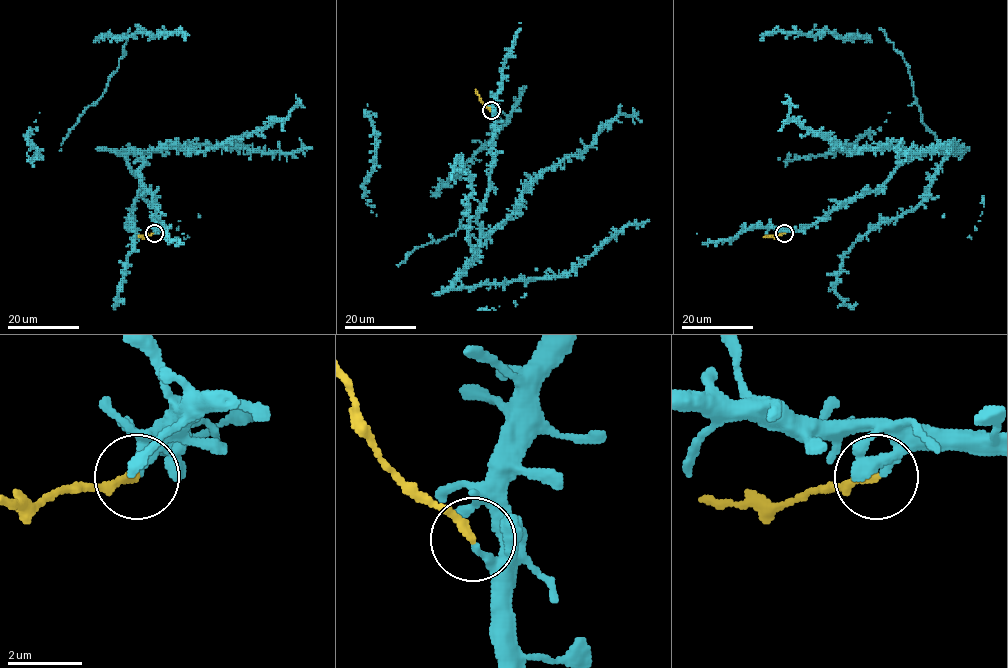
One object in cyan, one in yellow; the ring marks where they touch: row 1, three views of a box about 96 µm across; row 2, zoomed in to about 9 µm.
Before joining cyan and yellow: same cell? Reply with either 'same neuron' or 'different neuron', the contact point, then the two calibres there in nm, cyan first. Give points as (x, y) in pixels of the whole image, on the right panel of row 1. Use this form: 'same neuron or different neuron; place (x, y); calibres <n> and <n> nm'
different neuron; place (784, 233); calibres 190 and 200 nm

